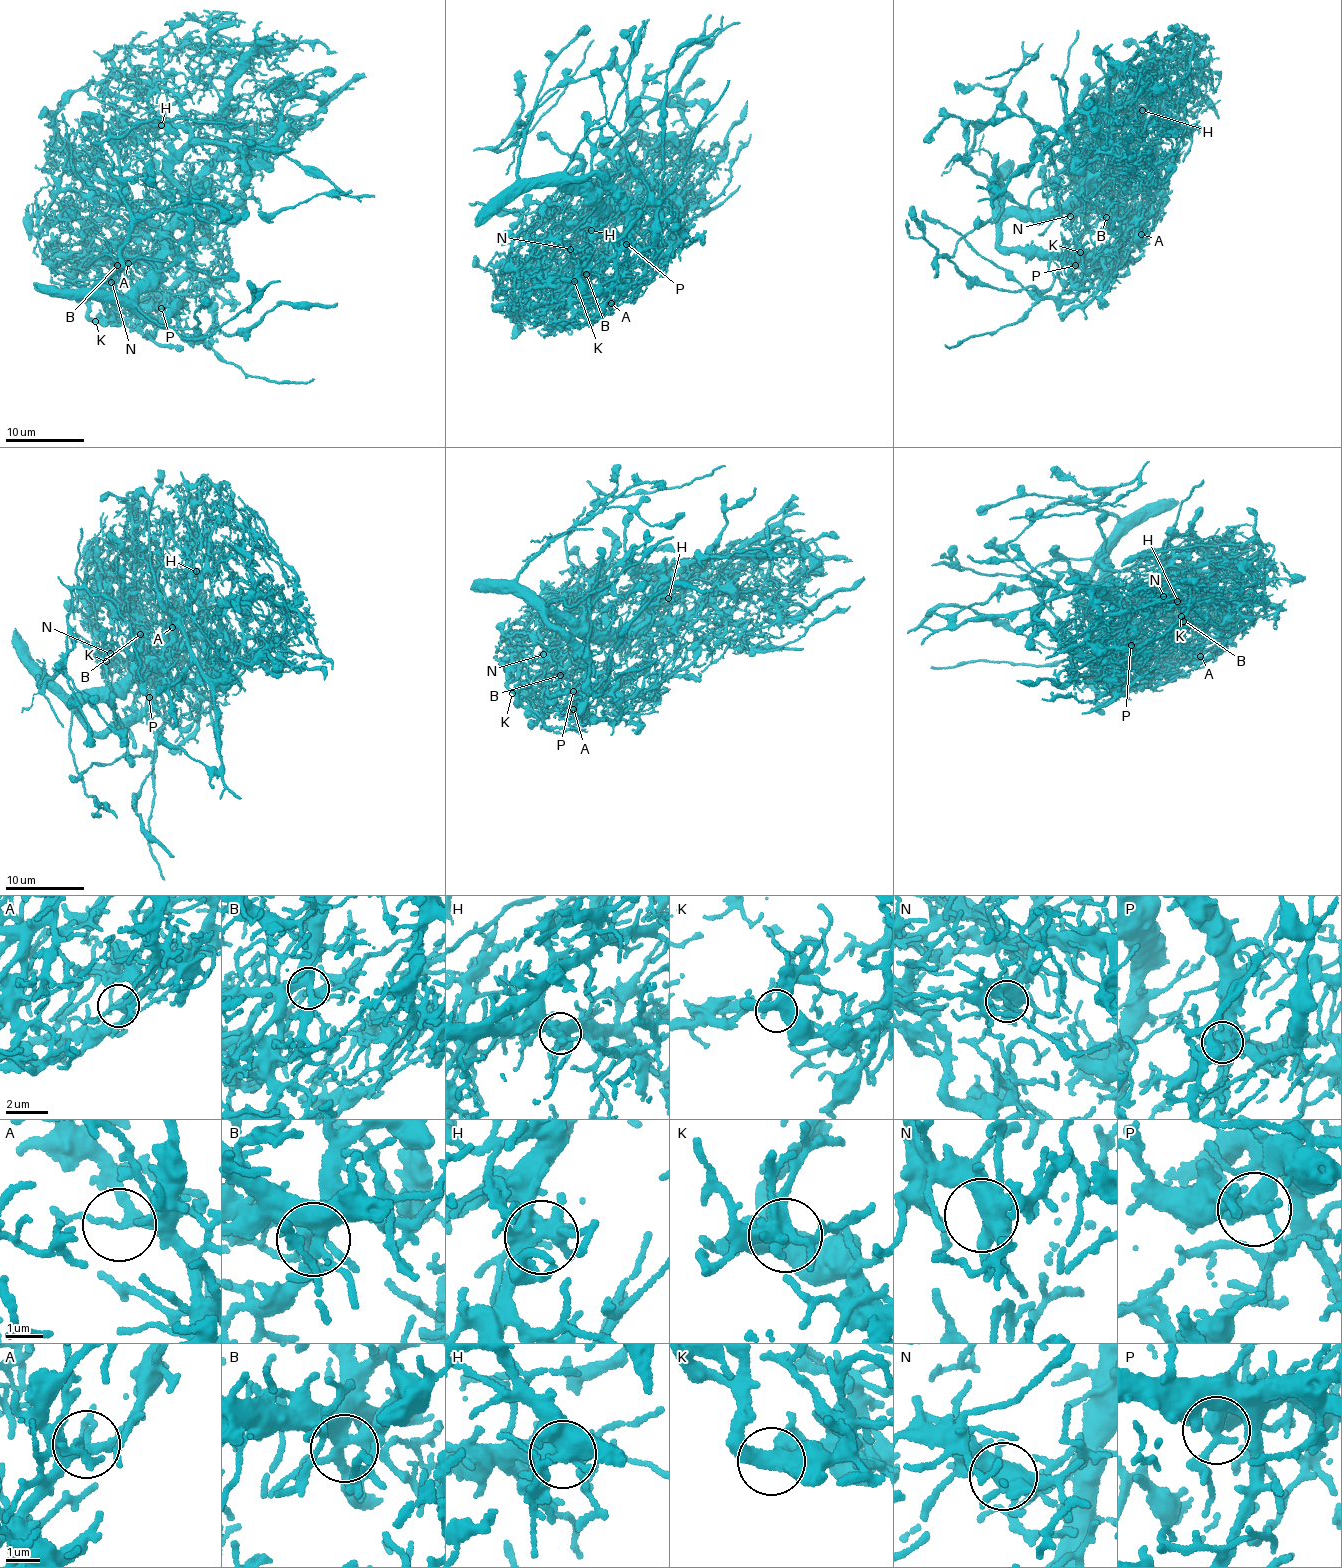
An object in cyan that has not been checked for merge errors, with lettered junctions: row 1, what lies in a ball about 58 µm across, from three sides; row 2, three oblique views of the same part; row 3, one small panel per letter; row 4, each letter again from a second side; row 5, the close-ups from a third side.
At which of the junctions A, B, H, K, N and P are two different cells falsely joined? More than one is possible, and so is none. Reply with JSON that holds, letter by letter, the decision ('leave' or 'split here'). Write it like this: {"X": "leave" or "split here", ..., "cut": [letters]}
{"A": "leave", "B": "leave", "H": "leave", "K": "leave", "N": "leave", "P": "leave", "cut": []}

